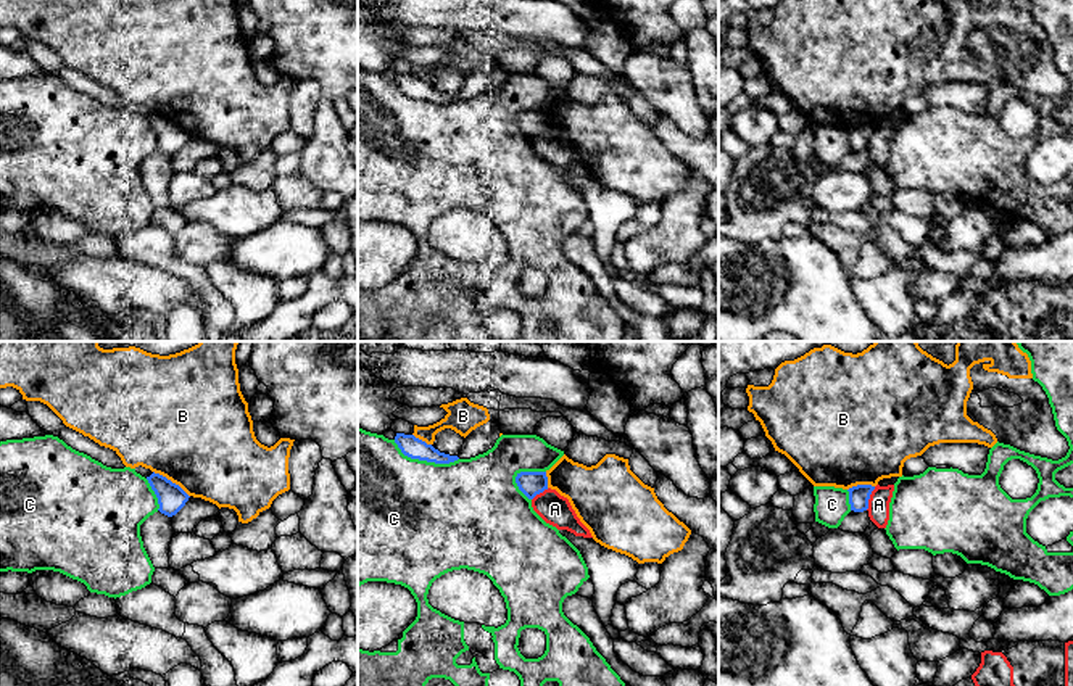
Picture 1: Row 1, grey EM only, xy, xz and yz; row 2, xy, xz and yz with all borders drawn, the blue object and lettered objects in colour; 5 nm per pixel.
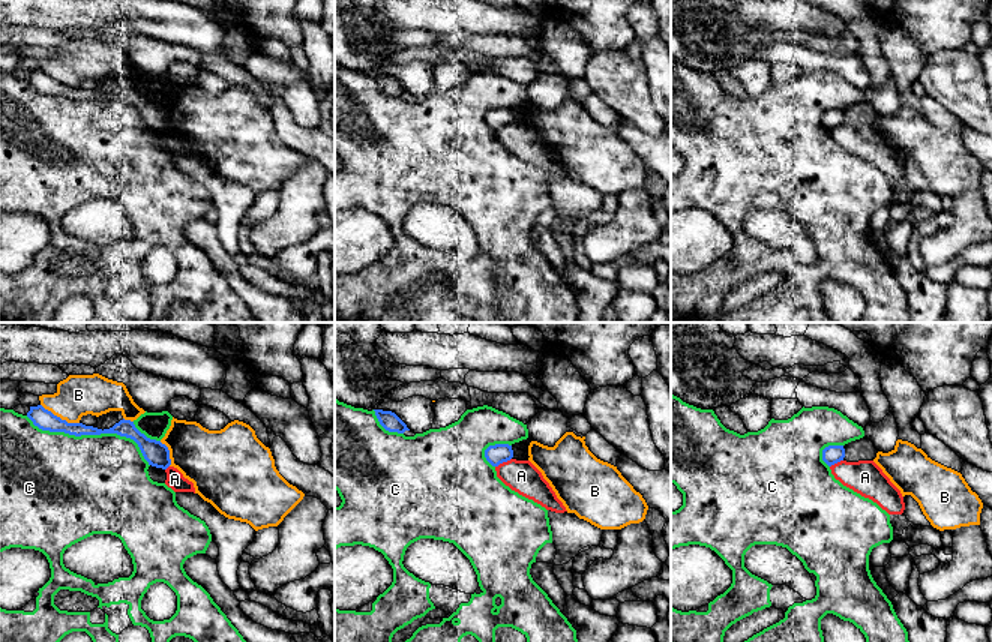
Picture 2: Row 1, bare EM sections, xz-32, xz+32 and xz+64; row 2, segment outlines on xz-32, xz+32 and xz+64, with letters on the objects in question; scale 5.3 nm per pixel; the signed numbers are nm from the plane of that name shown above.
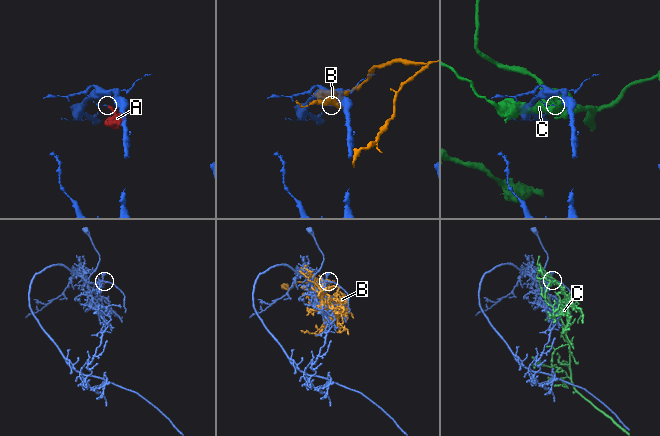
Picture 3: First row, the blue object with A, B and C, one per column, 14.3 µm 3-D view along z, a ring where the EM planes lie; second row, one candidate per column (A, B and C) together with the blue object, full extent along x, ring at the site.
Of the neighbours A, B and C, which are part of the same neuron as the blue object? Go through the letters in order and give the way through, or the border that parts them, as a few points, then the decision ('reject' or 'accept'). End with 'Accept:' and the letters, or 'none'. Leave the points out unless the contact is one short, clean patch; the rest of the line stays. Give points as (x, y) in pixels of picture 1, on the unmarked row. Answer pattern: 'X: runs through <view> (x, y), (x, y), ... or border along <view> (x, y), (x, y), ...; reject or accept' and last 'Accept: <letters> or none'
A: border along yz (875, 126), (865, 148); reject
B: reject
C: reject
Accept: none

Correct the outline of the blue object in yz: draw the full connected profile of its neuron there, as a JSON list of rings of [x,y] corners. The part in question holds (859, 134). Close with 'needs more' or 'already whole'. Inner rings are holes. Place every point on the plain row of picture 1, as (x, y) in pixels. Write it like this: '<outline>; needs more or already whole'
[[[857,124],[849,127],[849,143],[851,150],[854,151],[864,151],[868,148],[868,138],[875,126],[872,124]]]; already whole

